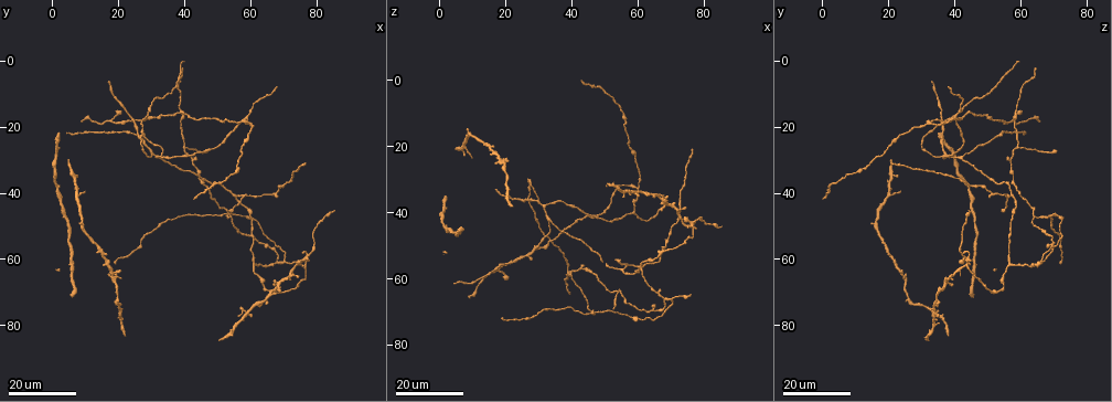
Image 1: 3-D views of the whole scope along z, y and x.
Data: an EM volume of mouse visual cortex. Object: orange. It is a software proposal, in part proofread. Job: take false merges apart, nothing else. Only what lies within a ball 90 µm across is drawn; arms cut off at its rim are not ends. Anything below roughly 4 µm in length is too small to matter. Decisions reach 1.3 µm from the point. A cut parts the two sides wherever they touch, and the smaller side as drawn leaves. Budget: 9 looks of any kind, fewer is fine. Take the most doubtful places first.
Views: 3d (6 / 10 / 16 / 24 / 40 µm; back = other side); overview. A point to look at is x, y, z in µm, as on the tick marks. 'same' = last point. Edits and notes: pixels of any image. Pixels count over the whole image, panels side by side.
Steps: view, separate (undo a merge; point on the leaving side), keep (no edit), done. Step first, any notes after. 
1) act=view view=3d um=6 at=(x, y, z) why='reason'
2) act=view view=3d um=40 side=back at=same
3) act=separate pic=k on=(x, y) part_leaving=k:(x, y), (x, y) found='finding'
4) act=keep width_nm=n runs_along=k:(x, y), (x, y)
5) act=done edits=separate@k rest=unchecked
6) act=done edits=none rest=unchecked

act=view view=3d um=24 at=(54, 47, 64)

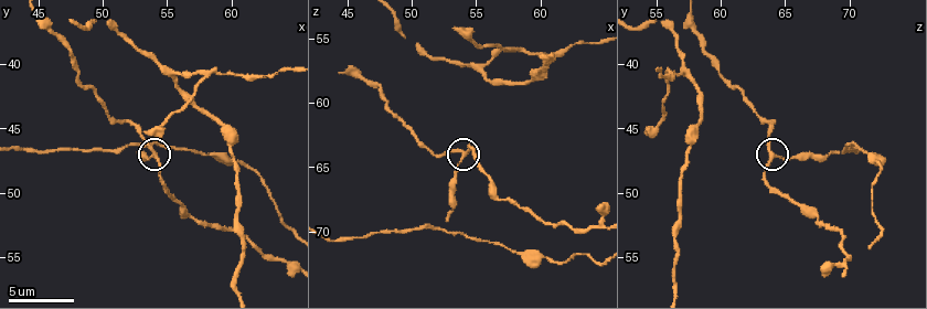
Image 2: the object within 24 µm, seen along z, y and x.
act=view view=3d um=6 at=(54.0, 47.0, 63.8) why='closer look'

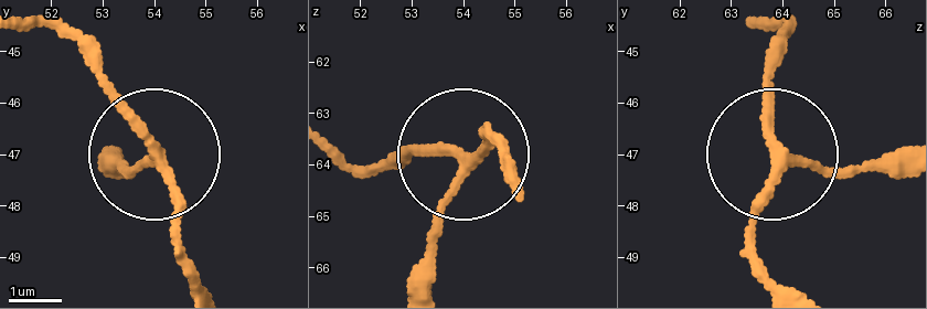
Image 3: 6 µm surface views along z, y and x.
act=keep runs_along=3:(508, 158), (490, 131), (468, 153), (437, 224), (437, 272) found='all the same cell'

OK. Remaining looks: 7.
act=view view=3d um=24 at=(77, 60, 43) why='four or more arms meet'

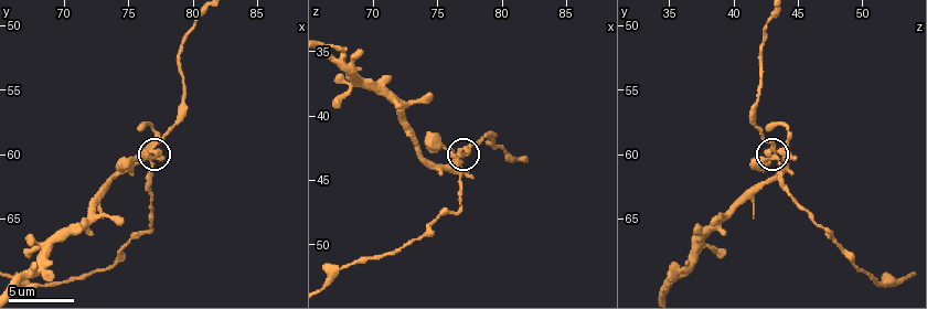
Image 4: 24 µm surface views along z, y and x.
act=view view=3d um=6 at=(76.4, 59.8, 43.4)

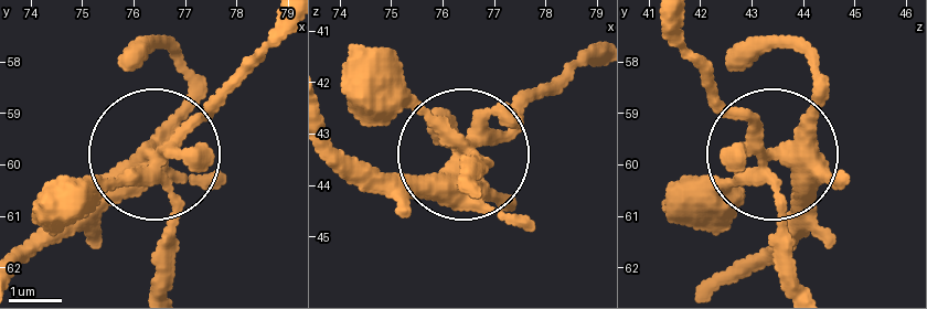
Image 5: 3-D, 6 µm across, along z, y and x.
act=separate pic=5 on=(131, 195) part_leaving=5:(466, 145), (430, 176), (379, 180), (330, 140) found='two cells meet here'

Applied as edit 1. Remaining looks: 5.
act=view view=3d um=10 at=(57.8, 41.4, 55.8) why='arms part here'

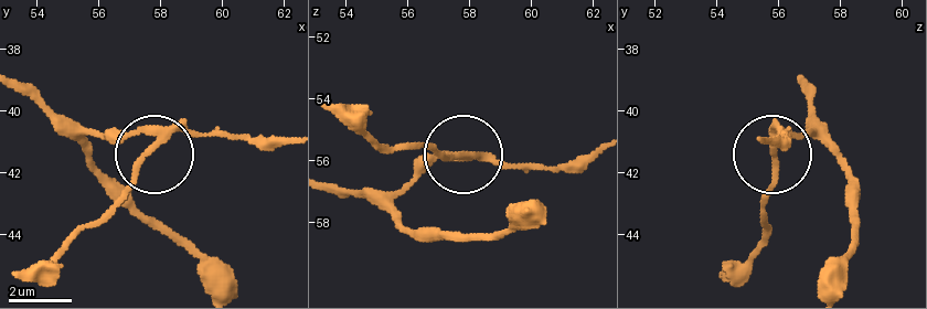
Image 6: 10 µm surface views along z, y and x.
act=separate pic=6 on=(134, 170) part_leaving=6:(161, 139), (100, 215), (21, 274) found='a second cell is stuck on'

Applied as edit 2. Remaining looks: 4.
act=view view=3d um=24 at=(58, 17, 40) why='three arms meet'

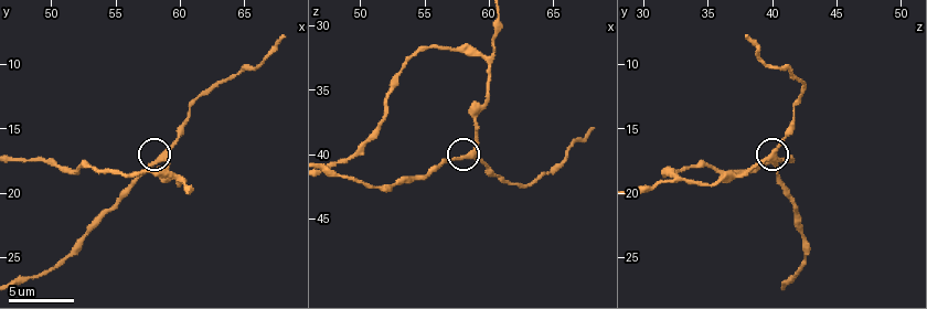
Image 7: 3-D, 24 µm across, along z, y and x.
act=view view=3d um=10 at=(59.0, 17.2, 39.6) why='closer look'

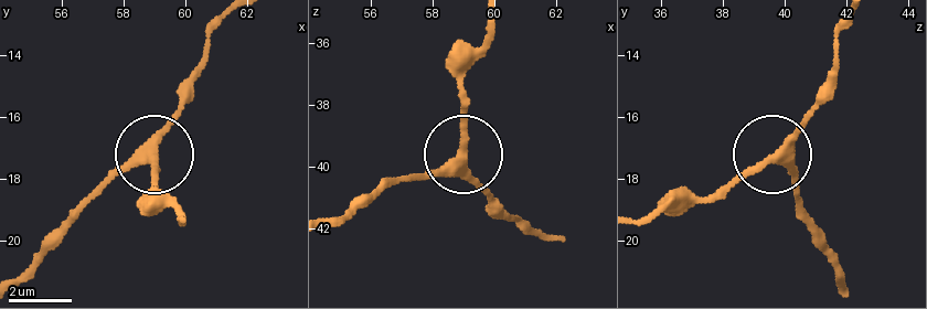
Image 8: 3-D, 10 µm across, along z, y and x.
act=keep runs_along=8:(332, 219), (451, 158), (497, 213) found='one cell here'

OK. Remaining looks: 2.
act=done edits=separate@5,separate@6 rest=unchecked

